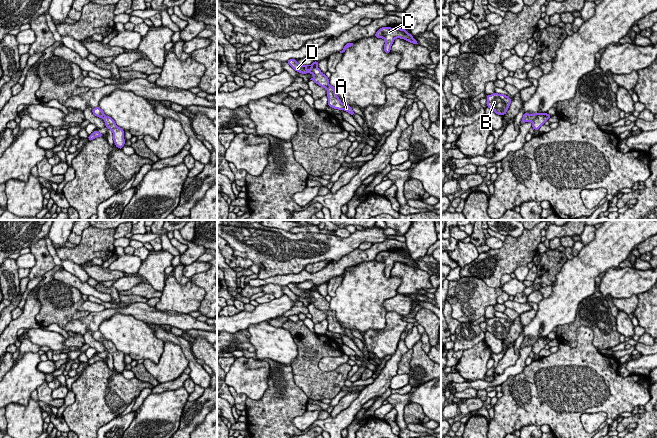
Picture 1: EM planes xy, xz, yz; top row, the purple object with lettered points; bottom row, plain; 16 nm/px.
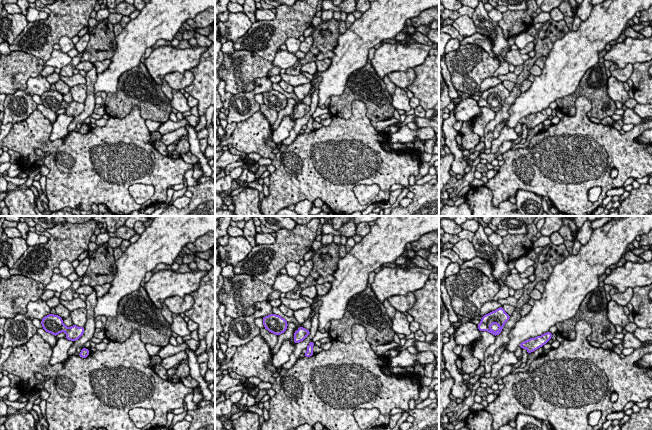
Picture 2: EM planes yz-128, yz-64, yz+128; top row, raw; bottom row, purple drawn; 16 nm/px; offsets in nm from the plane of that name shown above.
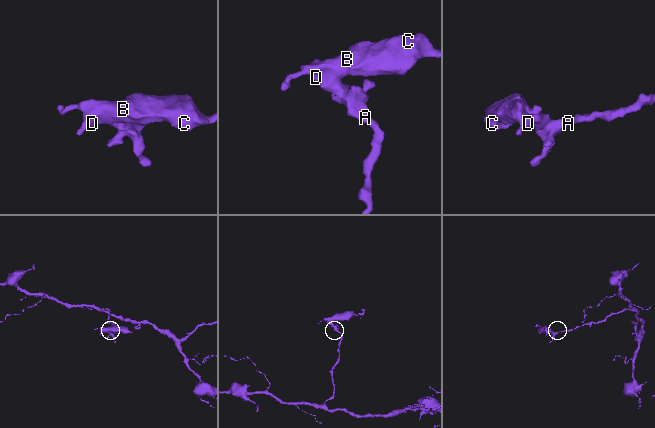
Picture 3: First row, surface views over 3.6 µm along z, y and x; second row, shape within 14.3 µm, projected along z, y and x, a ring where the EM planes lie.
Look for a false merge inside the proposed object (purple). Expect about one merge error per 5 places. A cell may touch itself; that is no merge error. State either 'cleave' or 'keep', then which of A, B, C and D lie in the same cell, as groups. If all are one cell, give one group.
keep | A B C D

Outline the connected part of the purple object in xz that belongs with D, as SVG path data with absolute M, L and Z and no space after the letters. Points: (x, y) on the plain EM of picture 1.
M289 283L287 287L296 295L302 298L310 297L313 298L314 301L310 304L313 304L319 310L325 312L327 314L328 321L328 330L338 334L344 334L351 338L352 340L355 338L348 328L344 328L341 326L339 321L336 318L335 311L329 309L329 302L322 297L322 295L318 292L318 285L314 285L311 289L301 289L297 287L296 283Z

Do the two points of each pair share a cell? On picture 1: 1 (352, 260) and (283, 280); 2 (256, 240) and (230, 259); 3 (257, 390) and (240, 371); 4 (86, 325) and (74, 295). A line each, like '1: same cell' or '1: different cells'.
1: same cell
2: different cells
3: same cell
4: different cells

